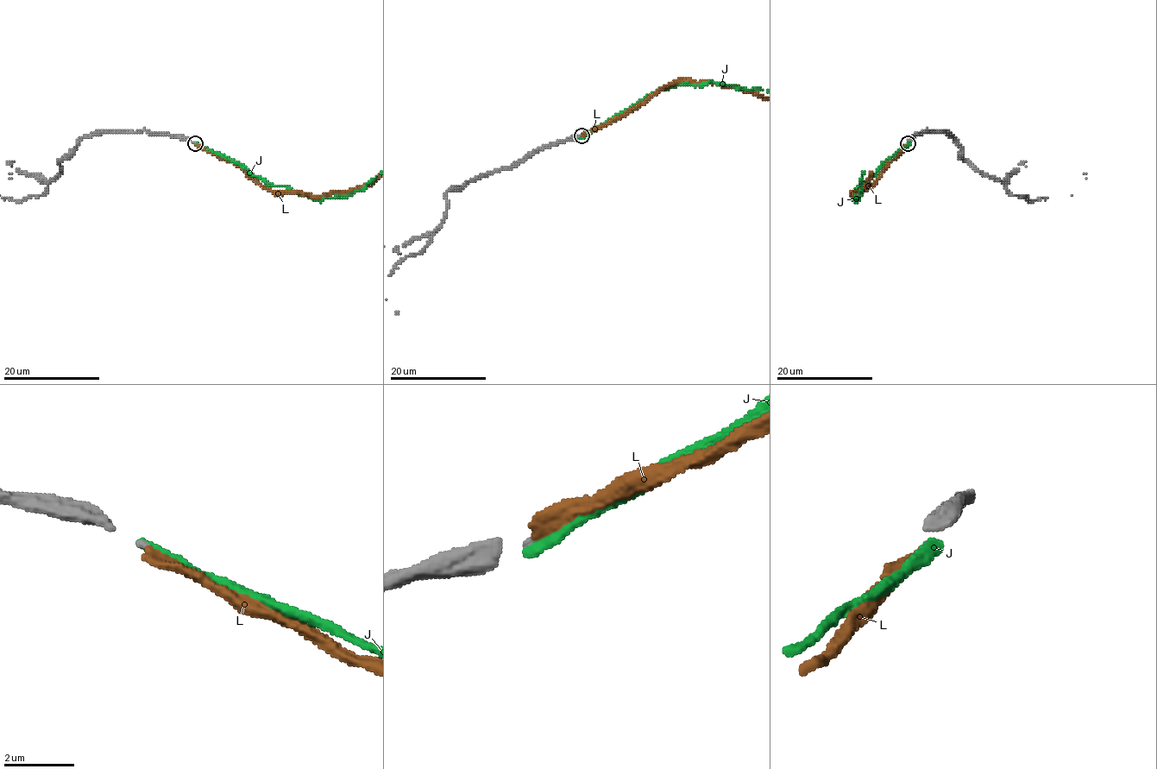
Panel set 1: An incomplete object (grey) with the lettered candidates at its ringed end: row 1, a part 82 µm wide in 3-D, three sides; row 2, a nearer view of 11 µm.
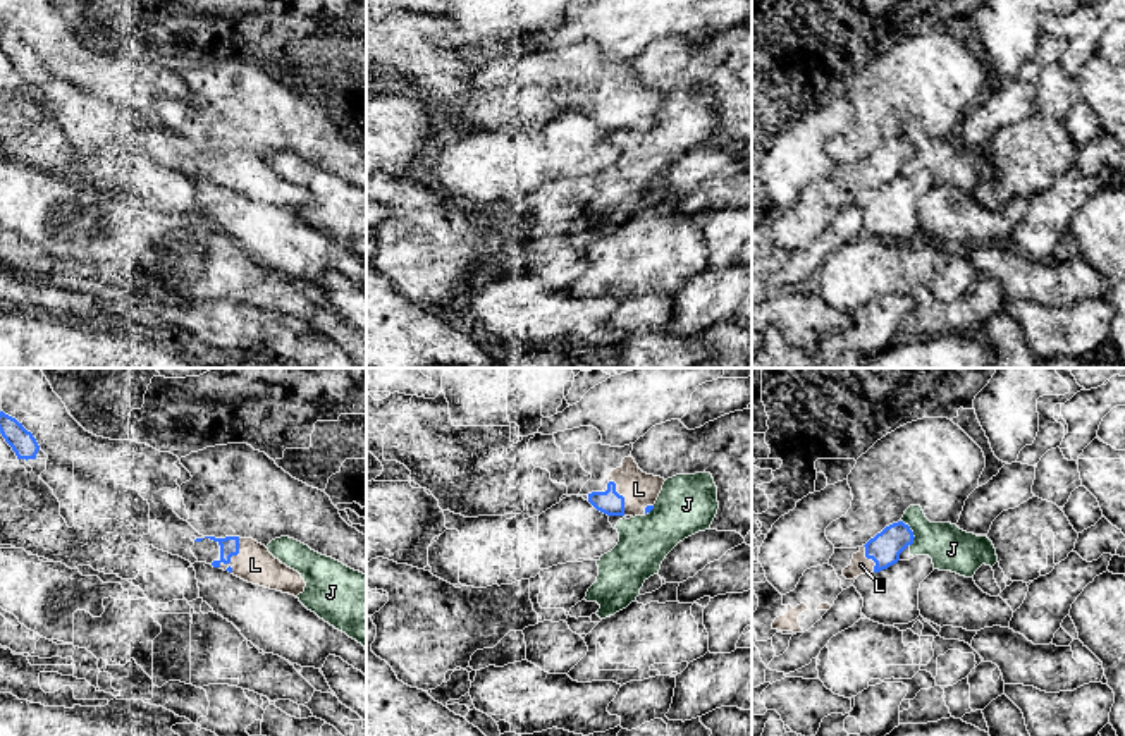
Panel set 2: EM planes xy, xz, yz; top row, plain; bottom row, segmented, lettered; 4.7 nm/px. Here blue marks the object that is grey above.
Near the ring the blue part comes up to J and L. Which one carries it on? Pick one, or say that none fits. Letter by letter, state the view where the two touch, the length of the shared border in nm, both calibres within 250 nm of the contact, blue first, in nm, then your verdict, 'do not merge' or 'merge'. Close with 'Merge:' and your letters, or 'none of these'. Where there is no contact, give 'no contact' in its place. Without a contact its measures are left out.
J: contact in yz; length 130 nm; calibres 150 and 200 nm; do not merge
L: contact in xy; length 170 nm; calibres 90 and 180 nm; merge
Merge: L

